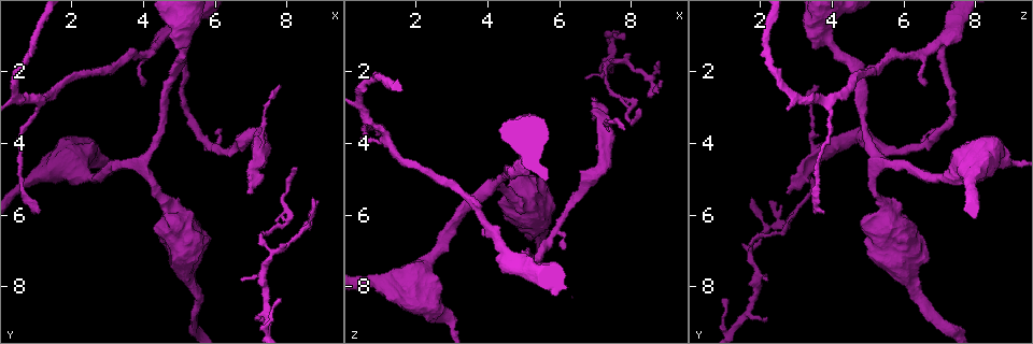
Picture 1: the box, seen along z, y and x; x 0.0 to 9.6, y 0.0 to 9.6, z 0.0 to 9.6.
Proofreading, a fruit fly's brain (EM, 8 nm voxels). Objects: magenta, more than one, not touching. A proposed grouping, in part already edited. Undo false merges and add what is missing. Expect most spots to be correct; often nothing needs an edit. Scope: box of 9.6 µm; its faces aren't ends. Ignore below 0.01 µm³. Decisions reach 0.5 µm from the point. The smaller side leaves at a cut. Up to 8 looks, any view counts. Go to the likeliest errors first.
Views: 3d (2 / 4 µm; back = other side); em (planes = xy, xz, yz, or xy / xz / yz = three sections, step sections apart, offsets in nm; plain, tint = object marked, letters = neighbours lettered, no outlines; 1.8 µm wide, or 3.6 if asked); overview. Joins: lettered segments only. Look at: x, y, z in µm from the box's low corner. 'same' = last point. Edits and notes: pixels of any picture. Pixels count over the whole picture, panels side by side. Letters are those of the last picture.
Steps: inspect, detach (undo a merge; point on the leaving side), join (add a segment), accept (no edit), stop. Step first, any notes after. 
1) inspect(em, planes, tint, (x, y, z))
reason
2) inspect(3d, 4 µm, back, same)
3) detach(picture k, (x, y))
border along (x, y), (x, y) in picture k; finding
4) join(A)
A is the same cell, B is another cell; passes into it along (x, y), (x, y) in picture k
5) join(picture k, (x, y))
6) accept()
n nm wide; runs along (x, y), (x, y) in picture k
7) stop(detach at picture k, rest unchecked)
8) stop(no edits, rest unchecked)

inspect(em, 3.6 µm, planes, letters, (7.30, 8.90, 2.15))
an open end

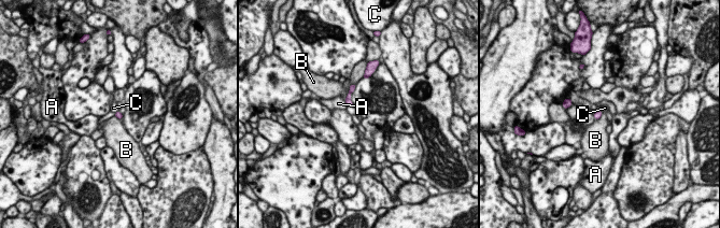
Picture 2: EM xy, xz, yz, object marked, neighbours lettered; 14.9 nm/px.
accept()
90 nm wide; A, B and C are other cells; runs along (352, 86), (349, 101), (360, 113) in picture 2; no lettered segment goes on from it

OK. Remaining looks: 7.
inspect(em, yz, step 8, letters, (0.95, 5.90, 3.85))
end of a long branch

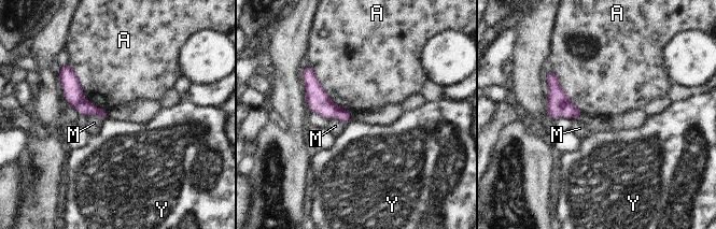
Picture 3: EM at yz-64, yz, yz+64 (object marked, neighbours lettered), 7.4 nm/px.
accept()
A, M and Y are other cells; runs along (307, 71), (313, 91), (345, 119) in picture 3; no lettered segment goes on from it

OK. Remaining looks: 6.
inspect(3d, 4 µm, (7.55, 7.10, 1.75))
a fork

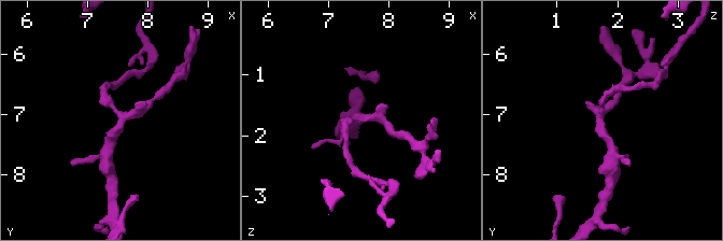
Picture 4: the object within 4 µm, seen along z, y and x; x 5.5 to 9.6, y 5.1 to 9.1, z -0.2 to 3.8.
inspect(em, planes, letters, (7.55, 7.10, 1.70))
need the tissue

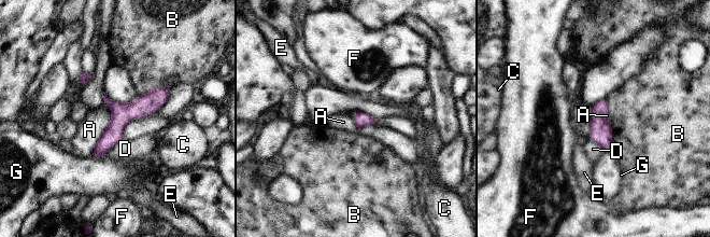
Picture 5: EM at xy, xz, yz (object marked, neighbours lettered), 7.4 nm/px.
accept()
A, B, C, D, E, F and G are other cells; continuous, no second cell

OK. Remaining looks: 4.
stop(no edits, rest unchecked)

